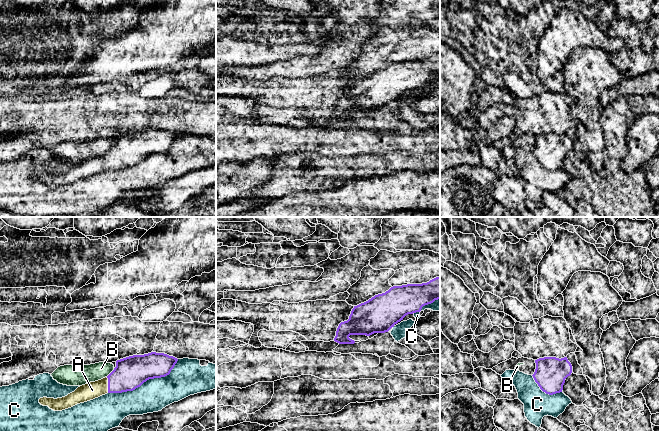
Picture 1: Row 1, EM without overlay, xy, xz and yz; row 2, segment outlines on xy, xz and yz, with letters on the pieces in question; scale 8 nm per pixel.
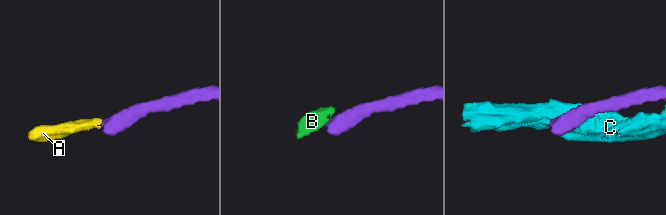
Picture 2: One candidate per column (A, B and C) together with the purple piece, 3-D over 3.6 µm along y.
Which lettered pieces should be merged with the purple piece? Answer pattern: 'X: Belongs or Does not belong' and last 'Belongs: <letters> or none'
A: Belongs
B: Does not belong
C: Does not belong
Belongs: A

